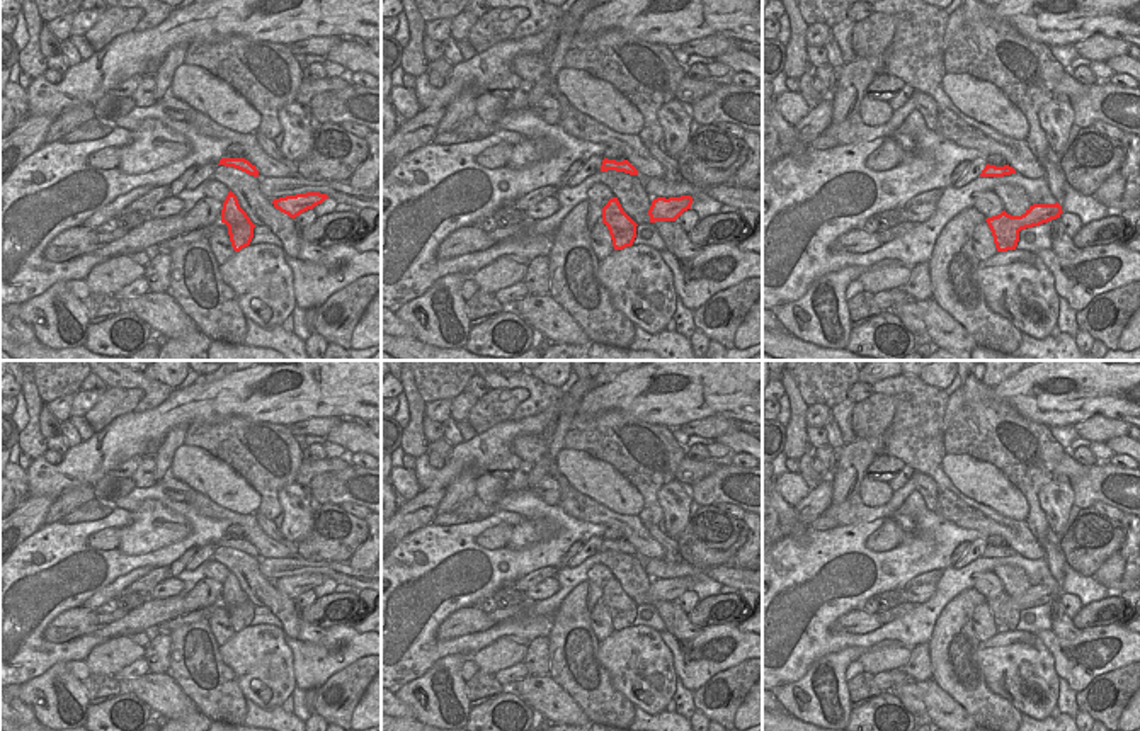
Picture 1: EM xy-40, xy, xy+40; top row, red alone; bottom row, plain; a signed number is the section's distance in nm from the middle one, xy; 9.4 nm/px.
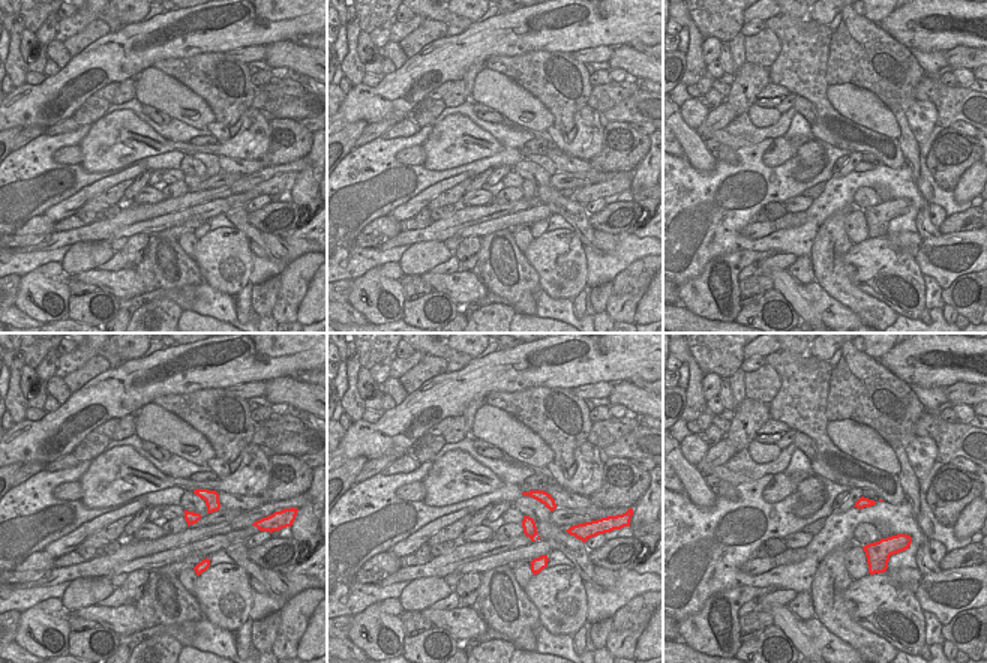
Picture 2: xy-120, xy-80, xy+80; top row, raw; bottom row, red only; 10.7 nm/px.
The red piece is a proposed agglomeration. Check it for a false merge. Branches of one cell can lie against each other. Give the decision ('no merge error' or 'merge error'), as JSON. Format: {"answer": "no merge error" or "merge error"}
{"answer": "merge error"}

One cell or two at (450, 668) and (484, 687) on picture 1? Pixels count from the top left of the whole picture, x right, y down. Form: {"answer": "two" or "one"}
{"answer": "two"}

